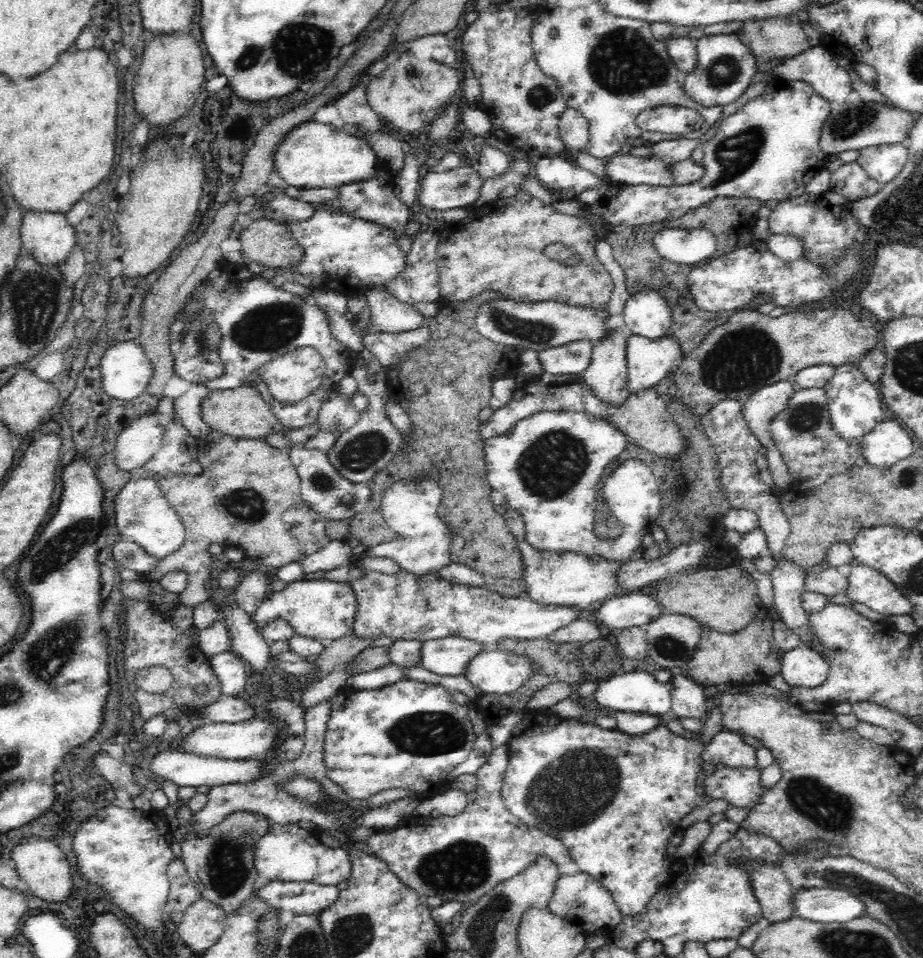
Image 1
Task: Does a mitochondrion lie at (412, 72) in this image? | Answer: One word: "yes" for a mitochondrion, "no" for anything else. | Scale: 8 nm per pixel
no

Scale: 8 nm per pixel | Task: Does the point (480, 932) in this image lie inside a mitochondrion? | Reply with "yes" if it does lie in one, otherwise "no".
yes

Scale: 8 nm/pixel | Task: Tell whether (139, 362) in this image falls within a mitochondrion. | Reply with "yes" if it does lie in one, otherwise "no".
no

